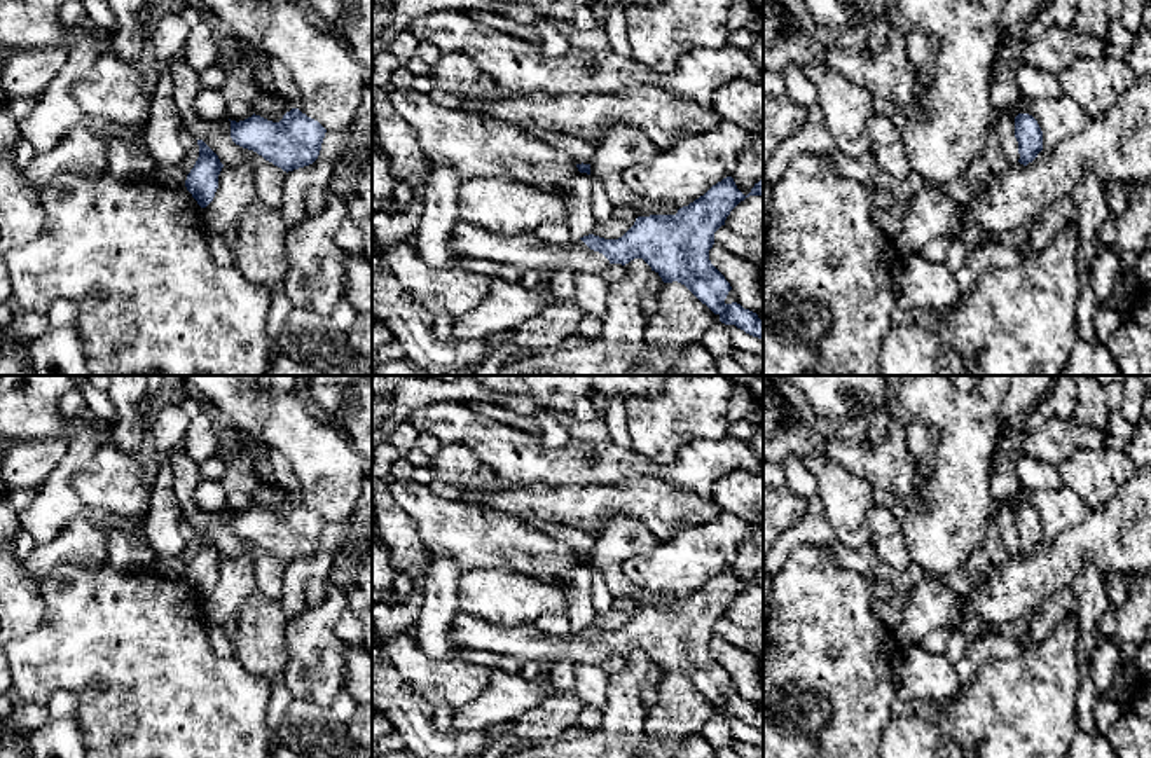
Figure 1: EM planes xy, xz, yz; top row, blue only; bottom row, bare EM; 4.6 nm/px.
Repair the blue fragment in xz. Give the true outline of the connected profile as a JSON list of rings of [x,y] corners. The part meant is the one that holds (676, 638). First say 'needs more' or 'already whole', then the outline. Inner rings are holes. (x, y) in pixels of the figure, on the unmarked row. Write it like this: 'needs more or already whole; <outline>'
needs more; [[[727,568],[676,606],[638,608],[618,631],[589,625],[568,636],[547,634],[534,624],[501,627],[459,611],[452,624],[452,641],[459,650],[489,651],[543,667],[559,662],[603,665],[611,655],[625,657],[643,650],[664,674],[685,676],[721,714],[763,732],[763,713],[741,695],[725,693],[732,678],[709,651],[714,624],[749,587],[763,587],[763,569],[744,587],[734,569]]]

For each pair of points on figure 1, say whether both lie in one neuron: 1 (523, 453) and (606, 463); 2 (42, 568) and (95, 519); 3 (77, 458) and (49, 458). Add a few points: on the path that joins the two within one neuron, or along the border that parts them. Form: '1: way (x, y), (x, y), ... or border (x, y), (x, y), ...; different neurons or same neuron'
1: way (544, 465), (585, 465); same neuron
2: way (55, 556), (82, 531); same neuron
3: border (68, 441), (65, 456), (37, 486); different neurons

